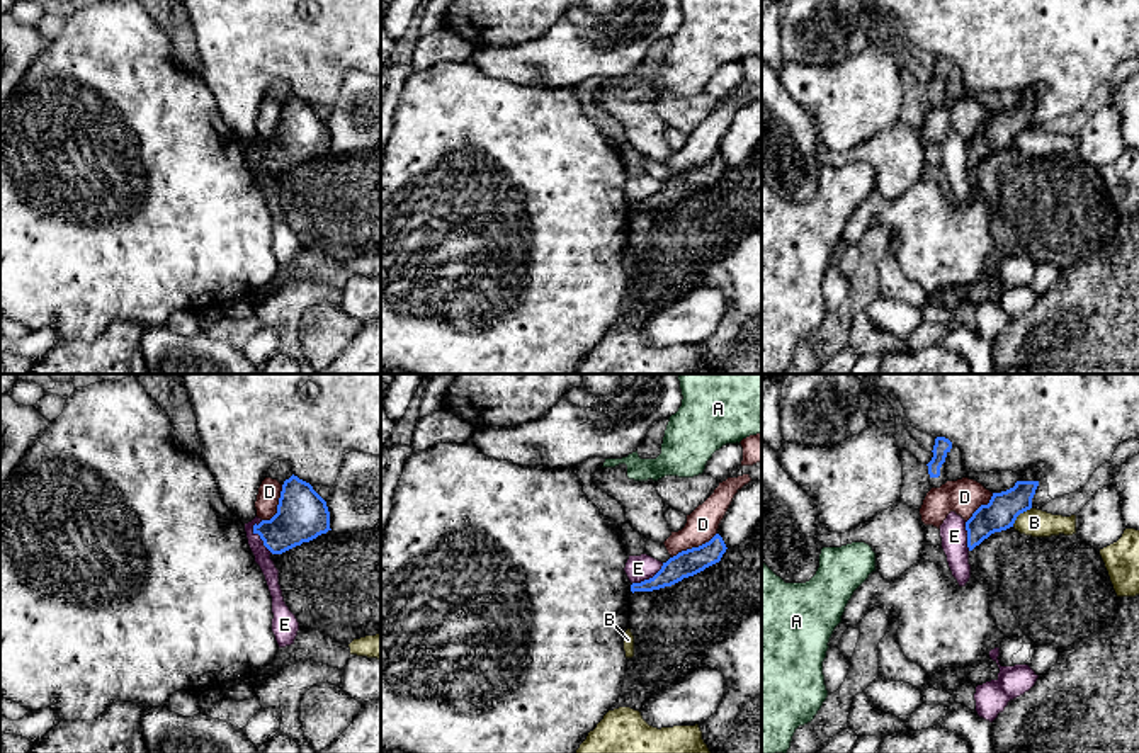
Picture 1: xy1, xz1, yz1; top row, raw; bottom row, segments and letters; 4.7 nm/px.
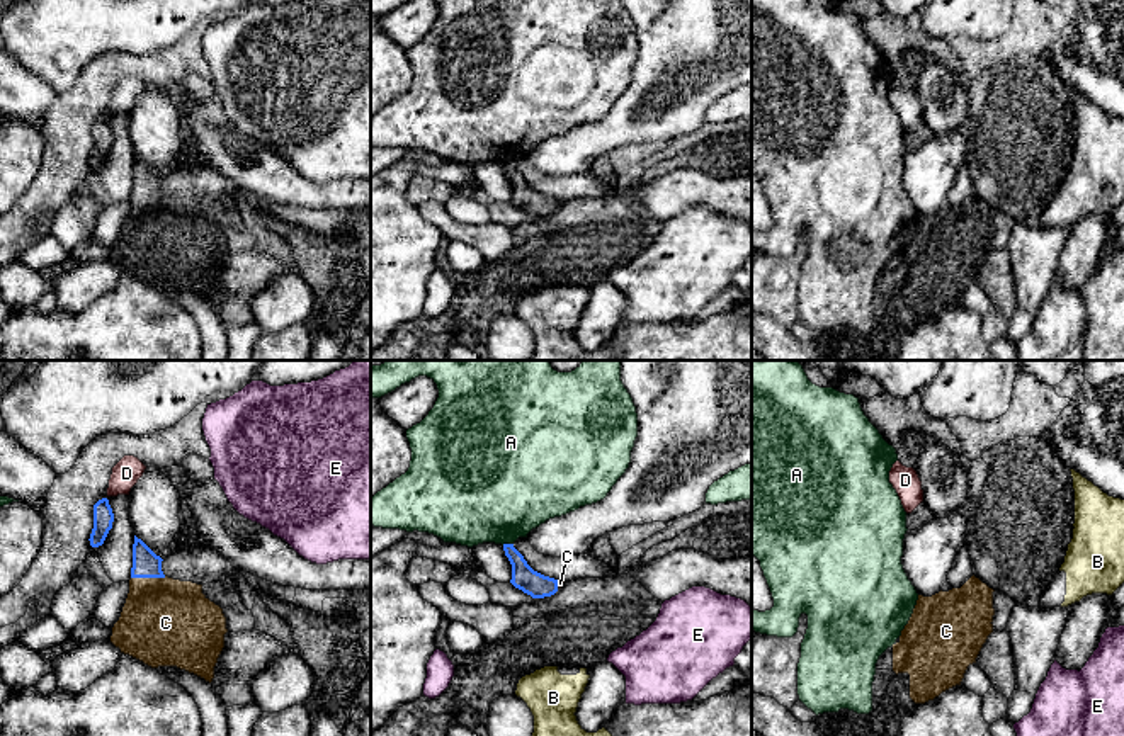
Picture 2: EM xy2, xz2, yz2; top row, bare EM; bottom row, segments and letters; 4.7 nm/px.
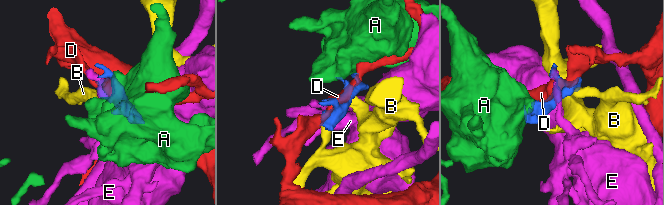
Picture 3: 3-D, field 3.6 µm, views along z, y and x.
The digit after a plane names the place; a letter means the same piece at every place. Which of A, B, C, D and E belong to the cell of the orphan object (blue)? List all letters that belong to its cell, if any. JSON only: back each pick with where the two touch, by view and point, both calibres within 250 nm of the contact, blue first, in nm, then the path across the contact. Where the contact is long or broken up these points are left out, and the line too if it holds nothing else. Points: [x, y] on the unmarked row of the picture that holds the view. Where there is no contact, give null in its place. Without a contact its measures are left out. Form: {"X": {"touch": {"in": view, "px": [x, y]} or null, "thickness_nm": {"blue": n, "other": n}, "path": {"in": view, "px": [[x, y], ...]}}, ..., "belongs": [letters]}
{"C": {"touch": {"in": "xy2", "px": [148, 196]}, "thickness_nm": {"blue": 130, "other": 420}}, "belongs": ["C"]}

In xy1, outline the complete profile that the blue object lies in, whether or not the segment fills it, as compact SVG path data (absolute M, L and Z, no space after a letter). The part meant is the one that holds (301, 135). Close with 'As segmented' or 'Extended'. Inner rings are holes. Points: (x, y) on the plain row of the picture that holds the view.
M294 93L282 104L277 133L253 144L253 153L260 155L272 173L282 173L328 150L332 148L326 121Z. As segmented

